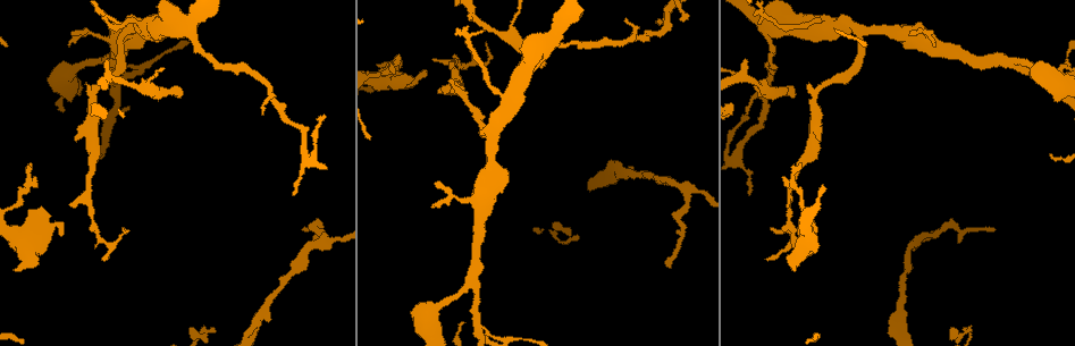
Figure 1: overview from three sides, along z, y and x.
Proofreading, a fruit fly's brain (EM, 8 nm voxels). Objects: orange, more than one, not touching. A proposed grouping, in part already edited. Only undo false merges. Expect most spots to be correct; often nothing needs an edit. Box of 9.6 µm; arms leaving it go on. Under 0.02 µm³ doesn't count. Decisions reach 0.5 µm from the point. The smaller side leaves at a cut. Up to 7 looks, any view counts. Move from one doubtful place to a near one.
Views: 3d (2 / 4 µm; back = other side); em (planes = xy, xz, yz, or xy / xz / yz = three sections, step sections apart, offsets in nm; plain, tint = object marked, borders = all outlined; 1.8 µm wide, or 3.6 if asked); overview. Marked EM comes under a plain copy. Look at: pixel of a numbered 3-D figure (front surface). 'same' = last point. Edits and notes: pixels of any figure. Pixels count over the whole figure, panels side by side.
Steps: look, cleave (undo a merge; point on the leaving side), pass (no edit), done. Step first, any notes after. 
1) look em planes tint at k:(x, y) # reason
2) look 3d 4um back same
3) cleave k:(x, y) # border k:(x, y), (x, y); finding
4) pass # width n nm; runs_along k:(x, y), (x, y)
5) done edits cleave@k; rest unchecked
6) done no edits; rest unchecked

look 3d 4um at 1:(148, 89) # three arms meet

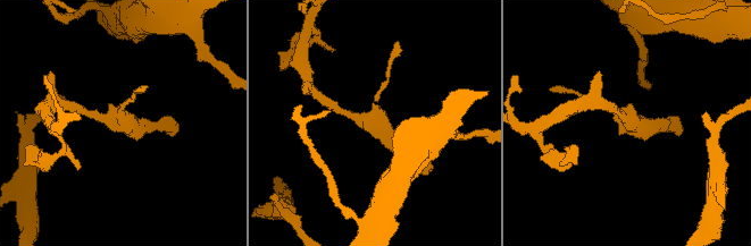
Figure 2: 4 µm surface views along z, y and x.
look em xz step 4 tint at 2:(122, 121) # arms 3; need the tissue

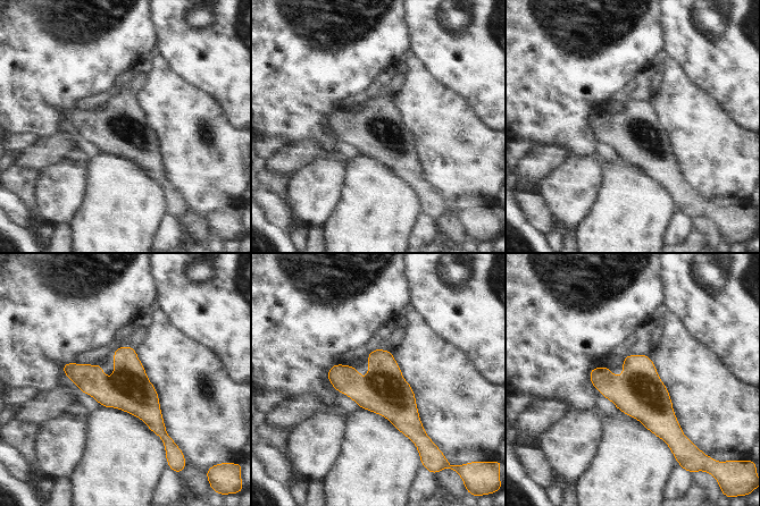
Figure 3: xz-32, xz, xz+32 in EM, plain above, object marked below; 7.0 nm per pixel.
look em planes tint same # another direction

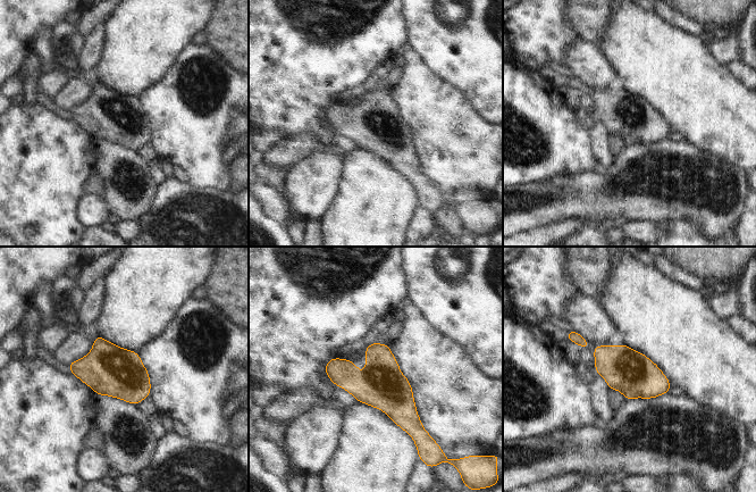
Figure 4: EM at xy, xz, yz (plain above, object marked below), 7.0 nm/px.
pass # one neuron here

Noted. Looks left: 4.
look em 3.6um planes tint at 1:(551, 40) # three-way junction

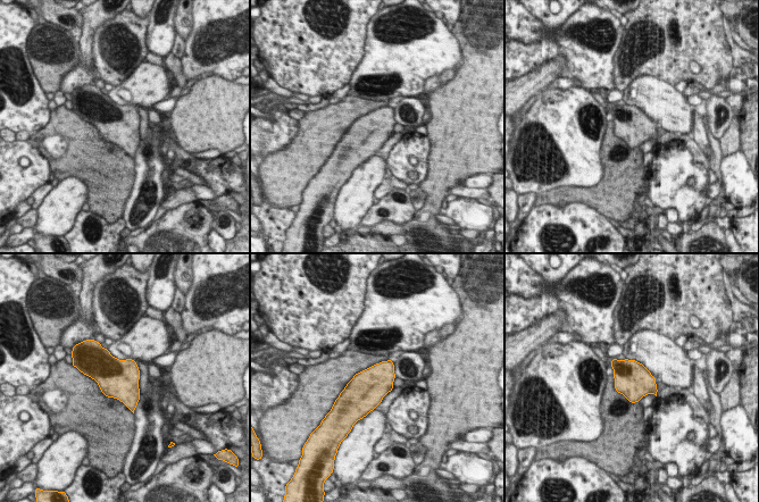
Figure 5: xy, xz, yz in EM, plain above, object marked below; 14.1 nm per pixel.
pass # one neuron here

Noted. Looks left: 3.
look em planes tint at 1:(129, 28) # branch point

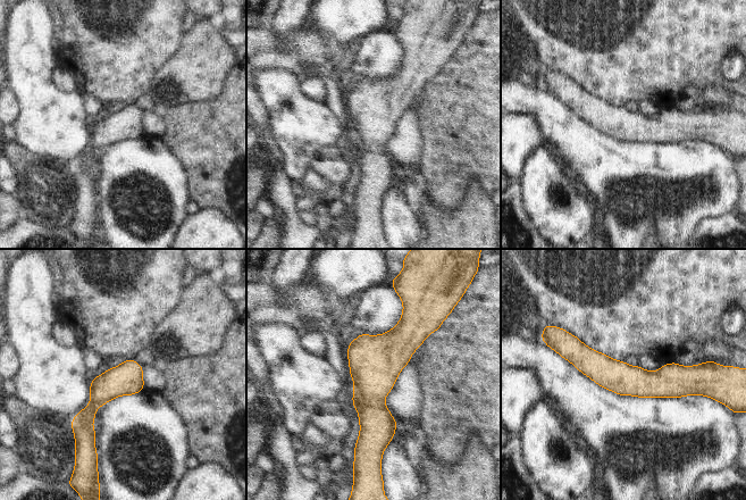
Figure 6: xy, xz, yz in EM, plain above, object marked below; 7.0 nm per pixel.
pass # runs_along 6:(404, 316), (375, 367), (368, 444); continuous, no second neuron

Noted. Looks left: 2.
done no edits; rest unchecked

